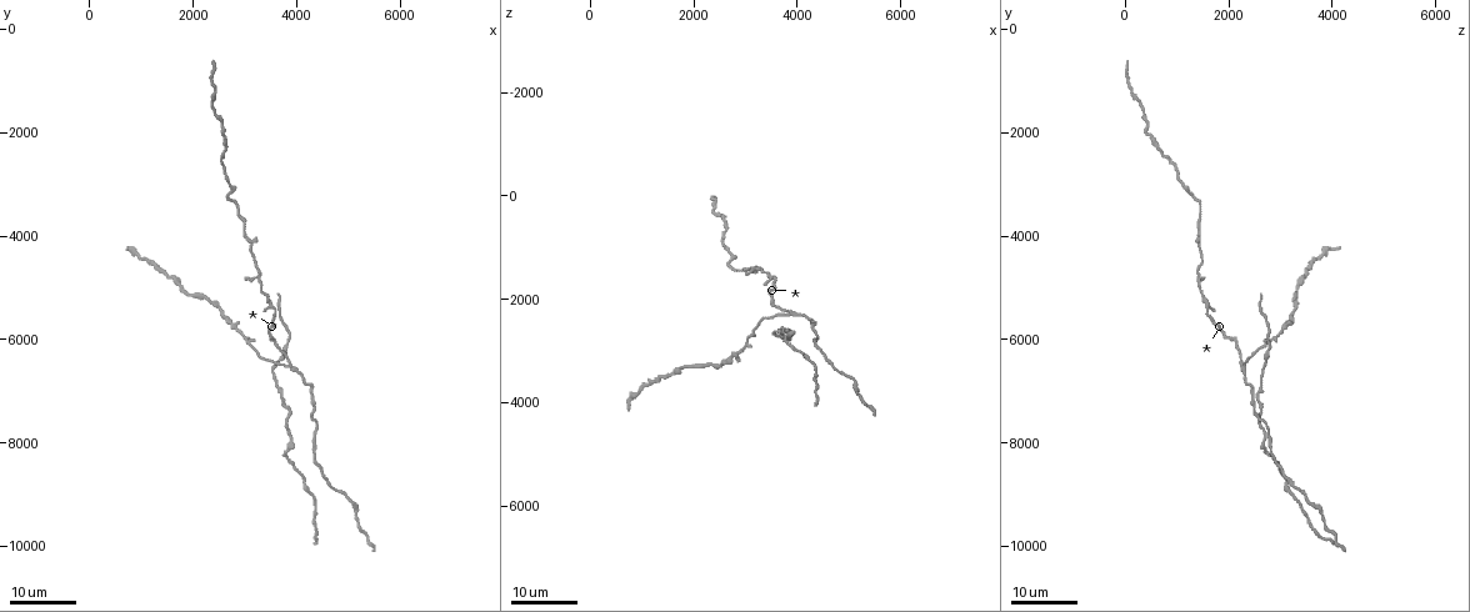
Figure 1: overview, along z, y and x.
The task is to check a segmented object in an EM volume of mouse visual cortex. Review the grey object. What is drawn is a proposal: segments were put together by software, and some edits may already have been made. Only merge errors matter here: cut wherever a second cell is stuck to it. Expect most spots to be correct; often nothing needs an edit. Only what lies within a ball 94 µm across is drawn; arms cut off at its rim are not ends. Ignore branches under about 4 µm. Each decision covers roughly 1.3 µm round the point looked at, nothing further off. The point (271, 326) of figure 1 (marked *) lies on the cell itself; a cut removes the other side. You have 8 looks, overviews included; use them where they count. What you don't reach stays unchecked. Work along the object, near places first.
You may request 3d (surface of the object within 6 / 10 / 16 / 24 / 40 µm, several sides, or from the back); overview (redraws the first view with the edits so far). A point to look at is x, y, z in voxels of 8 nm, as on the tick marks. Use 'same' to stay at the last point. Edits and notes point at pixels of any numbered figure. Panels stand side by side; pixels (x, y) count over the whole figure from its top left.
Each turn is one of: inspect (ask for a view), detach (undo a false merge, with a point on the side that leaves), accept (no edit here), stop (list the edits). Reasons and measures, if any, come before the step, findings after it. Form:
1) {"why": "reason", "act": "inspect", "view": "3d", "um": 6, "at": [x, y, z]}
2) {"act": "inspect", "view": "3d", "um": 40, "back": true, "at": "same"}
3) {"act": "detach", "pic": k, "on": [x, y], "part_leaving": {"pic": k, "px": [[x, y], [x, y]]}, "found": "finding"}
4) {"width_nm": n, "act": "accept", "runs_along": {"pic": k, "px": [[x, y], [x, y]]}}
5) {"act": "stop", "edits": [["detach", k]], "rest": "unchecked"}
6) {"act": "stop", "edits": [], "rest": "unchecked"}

{"why": "three arms meet", "act": "inspect", "view": "3d", "um": 24, "at": [3600, 5400, 1550]}

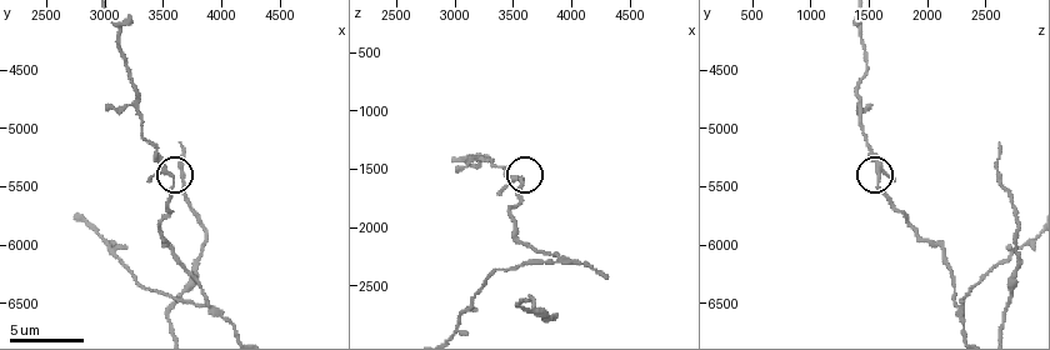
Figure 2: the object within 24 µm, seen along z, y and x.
{"act": "inspect", "view": "3d", "um": 10, "at": [3560, 5400, 1580]}

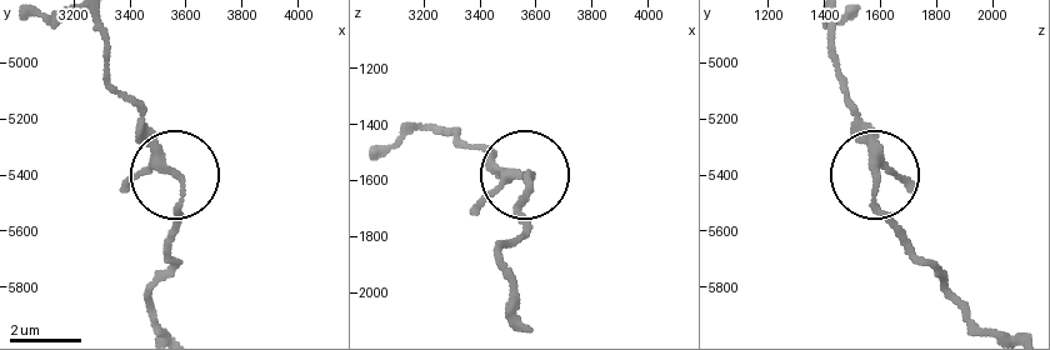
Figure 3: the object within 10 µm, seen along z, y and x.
{"width_nm": 190, "act": "accept", "runs_along": {"pic": 3, "px": [[165, 270], [180, 193], [156, 139], [111, 88]]}, "found": "all the same cell"}

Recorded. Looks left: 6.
{"why": "narrows sharply", "act": "inspect", "view": "3d", "um": 24, "at": [3750, 7100, 2500]}

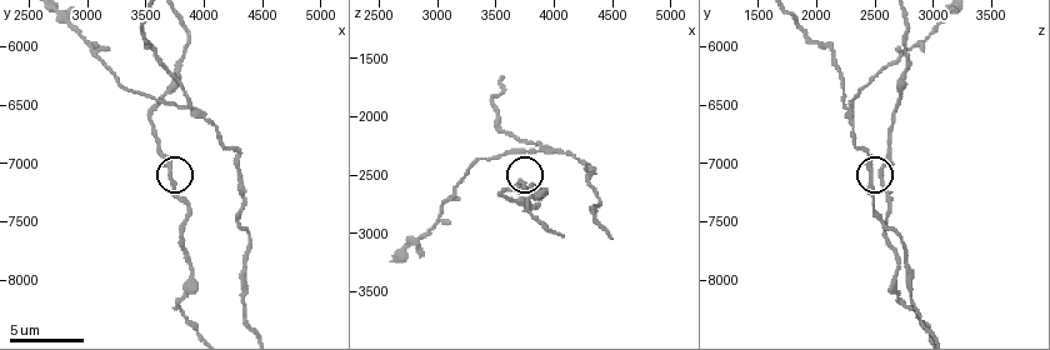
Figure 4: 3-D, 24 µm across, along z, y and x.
{"why": "zoom in", "act": "inspect", "view": "3d", "um": 6, "at": [3740, 7140, 2540]}

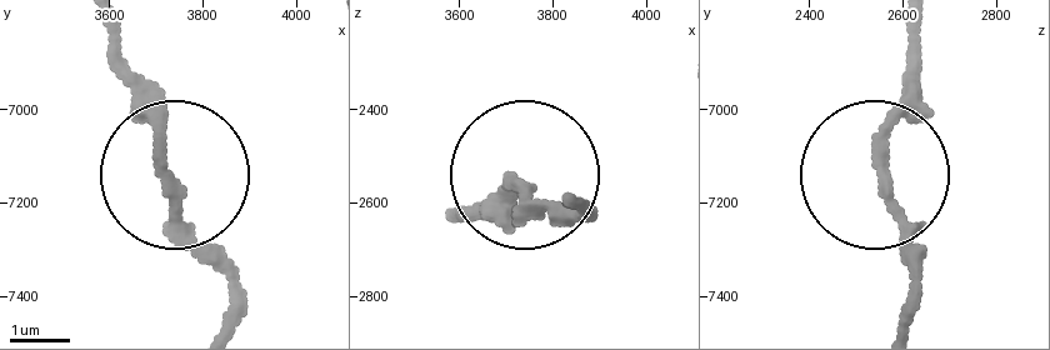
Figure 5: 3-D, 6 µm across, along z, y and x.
{"act": "accept", "found": "all the same cell"}

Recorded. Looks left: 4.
{"why": "two arms at a narrow angle", "act": "inspect", "view": "3d", "um": 10, "at": [3040, 6000, 2800]}

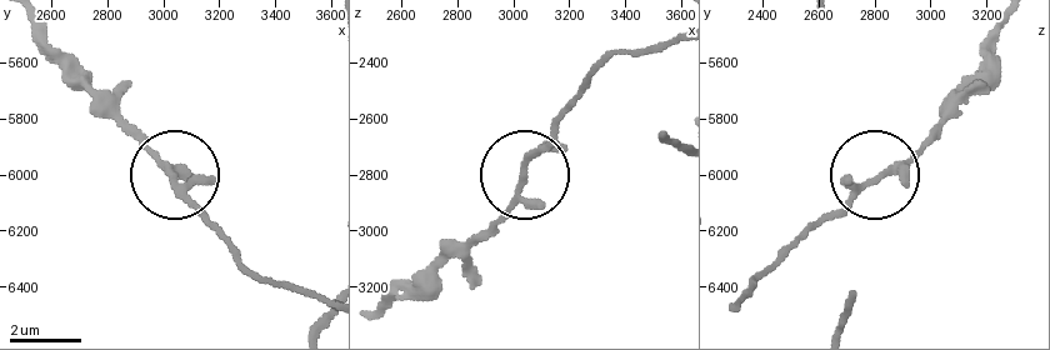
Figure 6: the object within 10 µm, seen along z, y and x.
{"arms": 3, "act": "accept", "runs_along": {"pic": 6, "px": [[325, 305], [254, 275], [123, 126]]}, "found": "all the same cell"}

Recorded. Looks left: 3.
{"why": "side arm on a straight run", "act": "inspect", "view": "3d", "um": 10, "at": [3880, 6540, 2280]}

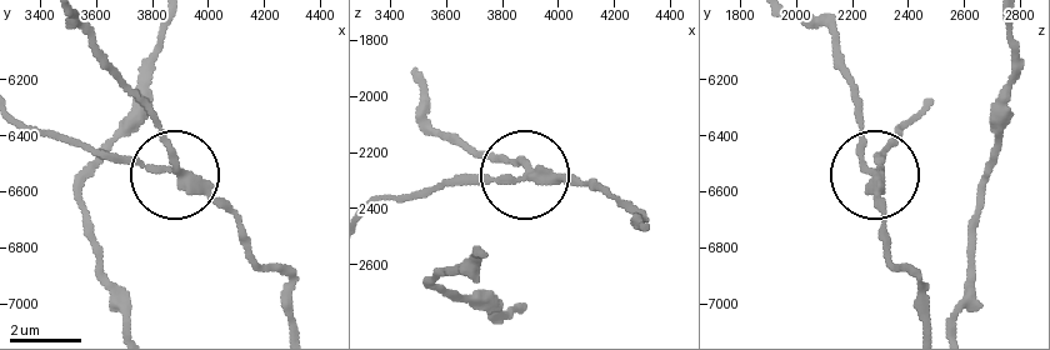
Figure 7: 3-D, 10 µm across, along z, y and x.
{"width_nm": 240, "act": "accept", "runs_along": {"pic": 7, "px": [[423, 100], [449, 136], [476, 151], [530, 173], [599, 181]]}, "found": "one cell here"}

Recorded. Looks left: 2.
{"act": "stop", "edits": [], "rest": "unchecked"}

